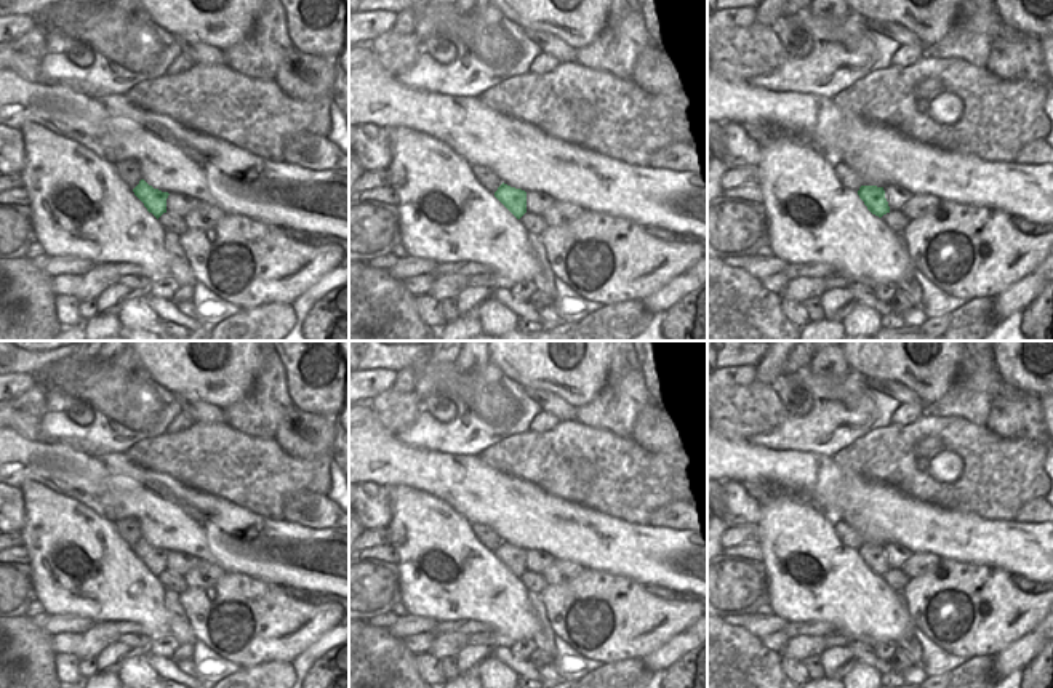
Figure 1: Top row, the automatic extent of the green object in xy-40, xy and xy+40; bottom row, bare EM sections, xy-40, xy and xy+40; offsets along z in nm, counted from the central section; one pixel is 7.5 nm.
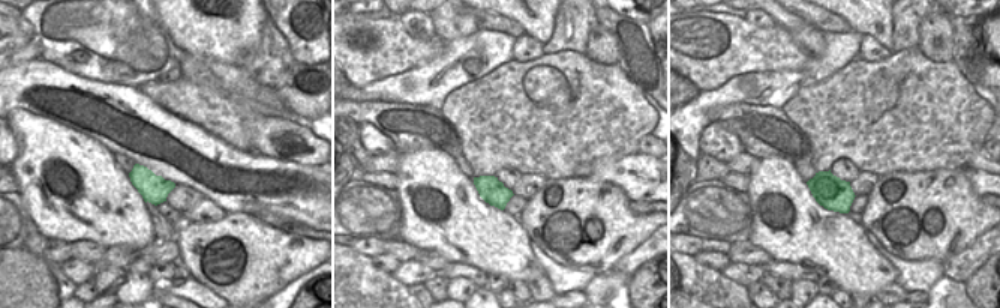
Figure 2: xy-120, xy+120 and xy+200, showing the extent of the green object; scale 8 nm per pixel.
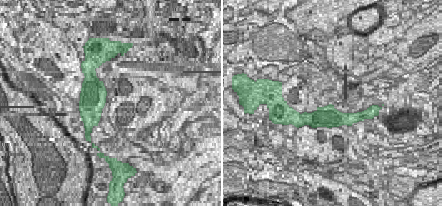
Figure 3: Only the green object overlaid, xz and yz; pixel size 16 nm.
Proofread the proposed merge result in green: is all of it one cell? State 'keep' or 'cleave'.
keep

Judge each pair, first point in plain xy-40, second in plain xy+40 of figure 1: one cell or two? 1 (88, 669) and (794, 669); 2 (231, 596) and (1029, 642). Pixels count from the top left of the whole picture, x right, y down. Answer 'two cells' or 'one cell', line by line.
1: two cells
2: two cells

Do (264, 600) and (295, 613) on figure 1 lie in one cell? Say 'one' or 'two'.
one

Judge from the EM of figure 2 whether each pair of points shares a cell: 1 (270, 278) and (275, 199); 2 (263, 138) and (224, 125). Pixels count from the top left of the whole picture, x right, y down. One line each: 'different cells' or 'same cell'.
1: different cells
2: different cells

